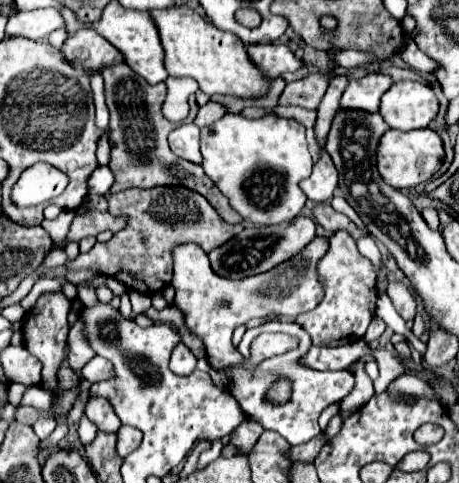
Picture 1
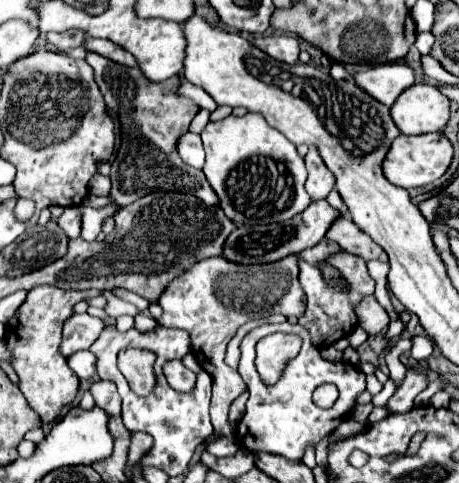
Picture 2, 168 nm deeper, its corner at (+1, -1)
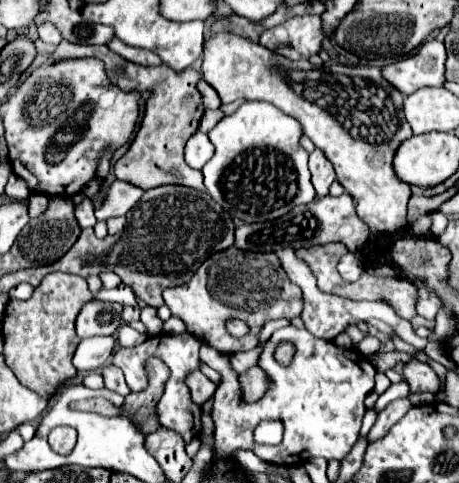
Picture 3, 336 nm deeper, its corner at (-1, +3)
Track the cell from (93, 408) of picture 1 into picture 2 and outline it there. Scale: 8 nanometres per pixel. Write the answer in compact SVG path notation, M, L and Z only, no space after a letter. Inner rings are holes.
M96 380L90 388L94 402L98 408L102 408L108 416L120 416L120 396L116 392L116 384Z

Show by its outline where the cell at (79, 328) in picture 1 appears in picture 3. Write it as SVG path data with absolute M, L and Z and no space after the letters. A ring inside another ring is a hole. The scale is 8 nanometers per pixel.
M96 298L88 300L76 320L78 336L90 338L90 336L114 334L124 324L122 310L124 306L118 302L102 302Z

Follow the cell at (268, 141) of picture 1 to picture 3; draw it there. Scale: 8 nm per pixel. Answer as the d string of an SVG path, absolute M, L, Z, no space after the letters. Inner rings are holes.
M244 102L234 114L224 116L210 132L208 138L216 146L212 160L202 168L206 192L218 202L232 218L242 222L268 222L288 214L294 206L308 204L316 192L308 172L308 152L300 146L302 126L286 116L282 110L266 102Z

